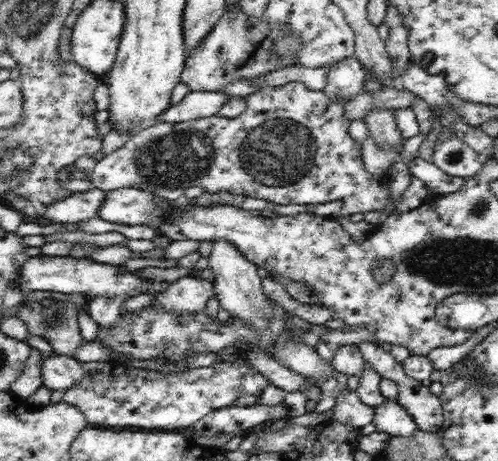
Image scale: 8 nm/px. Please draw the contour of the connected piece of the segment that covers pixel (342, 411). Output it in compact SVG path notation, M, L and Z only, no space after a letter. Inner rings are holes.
M342 388L336 392L334 407L334 422L343 424L348 428L359 430L366 424L370 424L373 408L362 404L357 390Z

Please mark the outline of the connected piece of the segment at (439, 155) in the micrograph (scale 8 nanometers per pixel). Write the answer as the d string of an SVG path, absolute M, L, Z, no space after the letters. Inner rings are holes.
M458 136L450 141L437 142L433 156L434 164L450 176L470 178L482 164L479 154Z

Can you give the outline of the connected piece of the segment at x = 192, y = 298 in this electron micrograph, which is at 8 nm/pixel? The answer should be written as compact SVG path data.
M193 273L170 283L165 292L158 294L158 300L160 305L168 309L191 313L204 308L214 294L214 282Z

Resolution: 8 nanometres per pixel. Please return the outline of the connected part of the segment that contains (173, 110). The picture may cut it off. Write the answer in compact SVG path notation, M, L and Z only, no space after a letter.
M188 92L176 105L170 105L156 116L160 122L184 122L200 117L211 117L217 115L228 102L239 98L245 106L250 102L250 95L234 96L228 92Z

